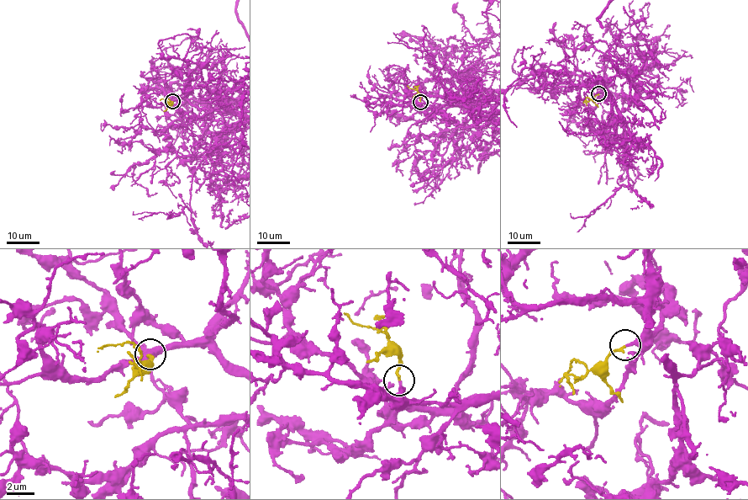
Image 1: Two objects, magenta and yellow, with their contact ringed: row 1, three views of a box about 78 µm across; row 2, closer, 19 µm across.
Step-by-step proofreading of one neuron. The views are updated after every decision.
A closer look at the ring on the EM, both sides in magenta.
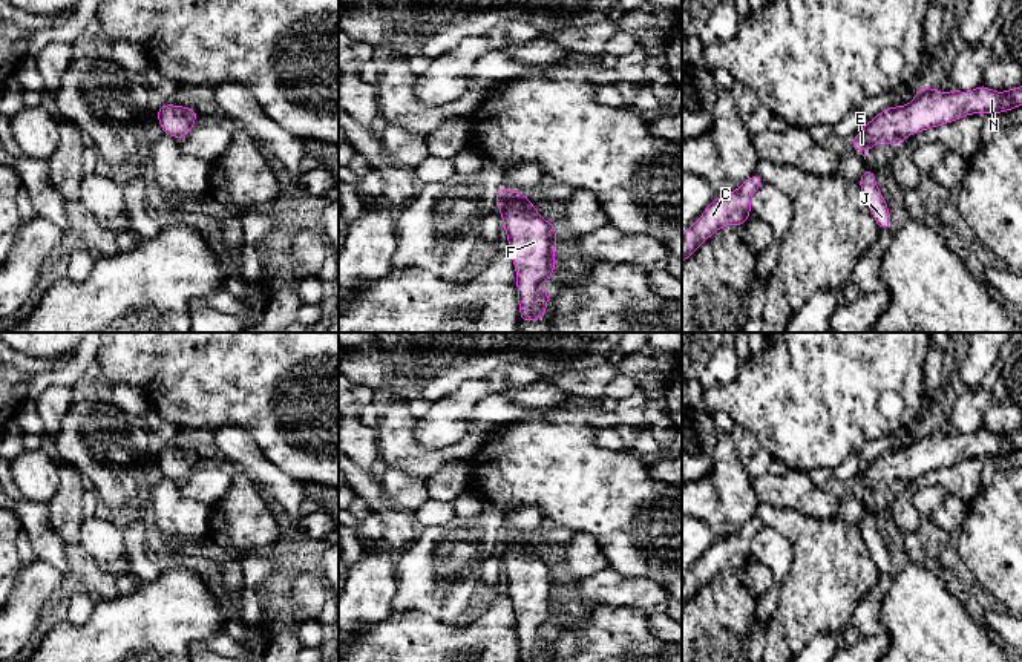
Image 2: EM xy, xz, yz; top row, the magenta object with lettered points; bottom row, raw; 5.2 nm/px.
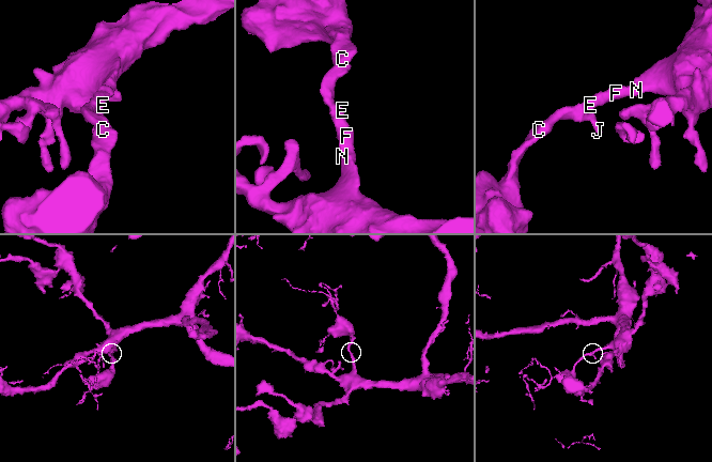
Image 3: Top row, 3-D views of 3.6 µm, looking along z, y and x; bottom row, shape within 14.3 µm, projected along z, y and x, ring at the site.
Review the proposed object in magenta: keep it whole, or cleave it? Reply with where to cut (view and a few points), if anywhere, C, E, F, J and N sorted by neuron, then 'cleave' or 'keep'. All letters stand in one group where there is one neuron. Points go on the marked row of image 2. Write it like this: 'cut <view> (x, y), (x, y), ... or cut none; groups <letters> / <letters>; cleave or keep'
cut none; groups C E F J N; keep

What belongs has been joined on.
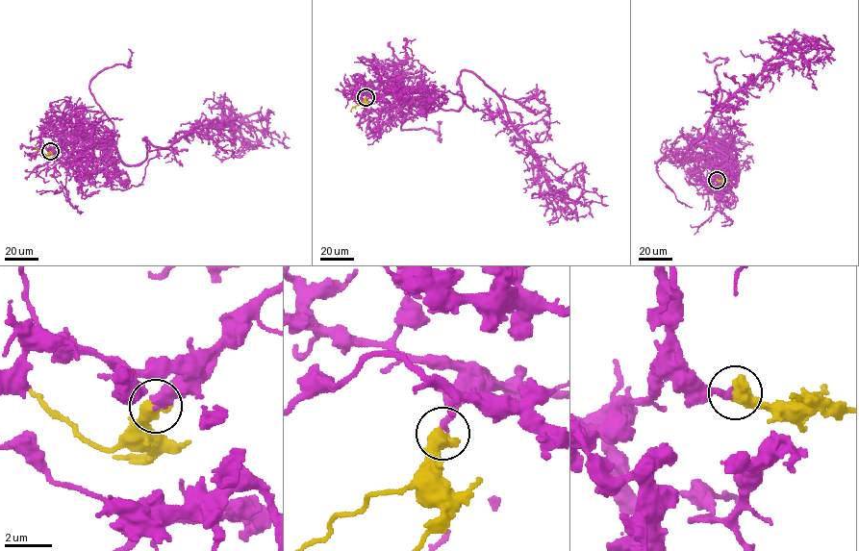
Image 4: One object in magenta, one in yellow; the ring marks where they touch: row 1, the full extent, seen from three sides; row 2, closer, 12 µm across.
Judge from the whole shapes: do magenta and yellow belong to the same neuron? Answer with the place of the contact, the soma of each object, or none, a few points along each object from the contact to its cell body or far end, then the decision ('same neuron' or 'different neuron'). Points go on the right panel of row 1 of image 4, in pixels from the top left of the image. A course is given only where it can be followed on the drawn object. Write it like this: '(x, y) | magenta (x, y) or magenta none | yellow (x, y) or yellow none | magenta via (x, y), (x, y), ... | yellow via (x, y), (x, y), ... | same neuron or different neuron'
(717, 180) | magenta none | yellow none | magenta via (716, 180), (706, 148), (736, 153), (710, 139), (691, 141), (768, 62), (811, 46), (802, 50), (772, 37) | yellow via (717, 180), (721, 182), (728, 178) | same neuron

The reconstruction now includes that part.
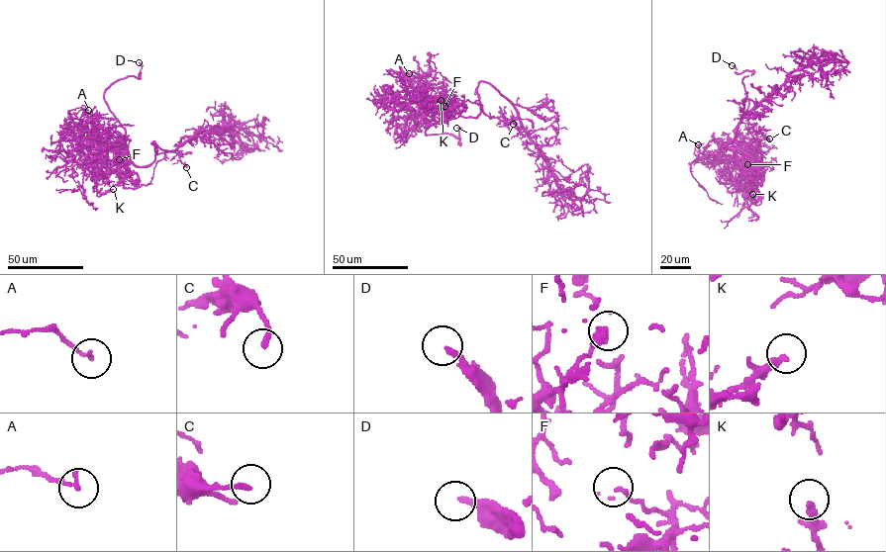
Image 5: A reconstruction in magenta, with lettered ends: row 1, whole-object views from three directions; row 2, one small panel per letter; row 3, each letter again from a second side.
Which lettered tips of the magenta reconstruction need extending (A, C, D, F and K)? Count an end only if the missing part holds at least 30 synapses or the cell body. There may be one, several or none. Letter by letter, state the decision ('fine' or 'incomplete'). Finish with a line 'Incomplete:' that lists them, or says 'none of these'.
A: fine
C: fine
D: incomplete
F: fine
K: fine
Incomplete: D

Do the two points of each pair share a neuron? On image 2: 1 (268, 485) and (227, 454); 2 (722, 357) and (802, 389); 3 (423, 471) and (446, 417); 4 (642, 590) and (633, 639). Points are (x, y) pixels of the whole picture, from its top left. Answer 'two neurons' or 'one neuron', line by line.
1: one neuron
2: two neurons
3: two neurons
4: two neurons

